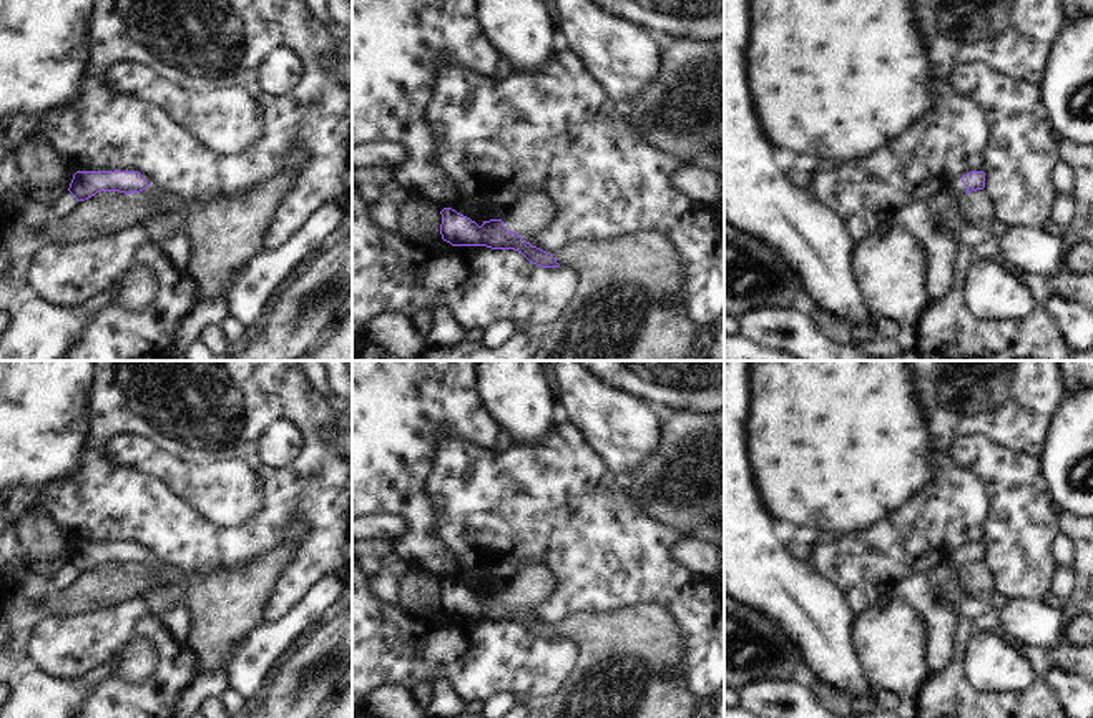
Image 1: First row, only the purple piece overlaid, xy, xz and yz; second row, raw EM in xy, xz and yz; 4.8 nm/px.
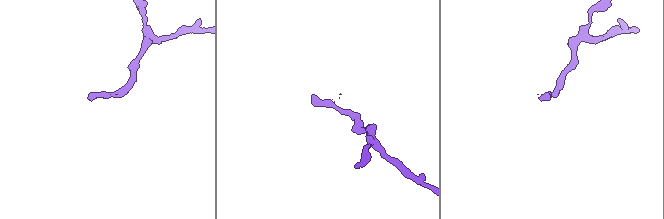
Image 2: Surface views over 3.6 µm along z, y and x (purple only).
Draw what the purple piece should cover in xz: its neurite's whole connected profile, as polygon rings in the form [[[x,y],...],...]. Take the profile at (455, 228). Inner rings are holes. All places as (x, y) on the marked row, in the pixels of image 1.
[[[530,191],[513,199],[505,219],[483,221],[478,226],[452,208],[444,208],[440,234],[452,246],[487,246],[492,249],[515,249],[530,263],[542,268],[558,268],[556,259],[527,243],[523,238],[543,231],[551,219],[553,203],[542,191]]]

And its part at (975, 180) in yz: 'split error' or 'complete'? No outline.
split error

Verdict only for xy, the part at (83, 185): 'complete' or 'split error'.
split error

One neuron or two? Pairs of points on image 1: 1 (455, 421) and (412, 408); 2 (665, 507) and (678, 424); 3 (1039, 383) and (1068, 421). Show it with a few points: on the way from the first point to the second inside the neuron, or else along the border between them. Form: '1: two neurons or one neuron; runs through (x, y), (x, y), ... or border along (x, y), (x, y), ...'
1: one neuron; runs through (446, 411), (442, 408), (422, 408)
2: one neuron; runs through (676, 487), (678, 444)
3: two neurons; border along (1067, 391), (1052, 416), (1043, 442)

